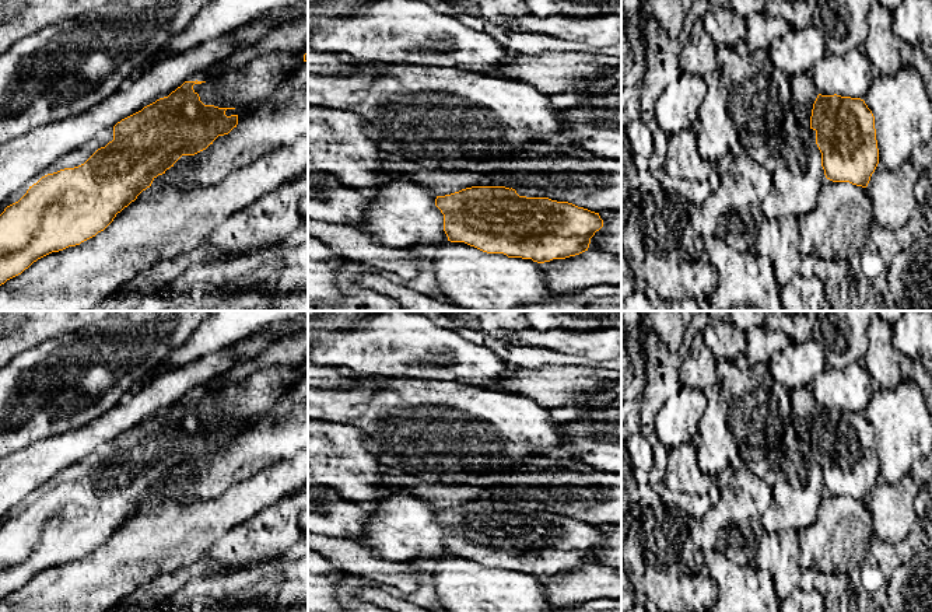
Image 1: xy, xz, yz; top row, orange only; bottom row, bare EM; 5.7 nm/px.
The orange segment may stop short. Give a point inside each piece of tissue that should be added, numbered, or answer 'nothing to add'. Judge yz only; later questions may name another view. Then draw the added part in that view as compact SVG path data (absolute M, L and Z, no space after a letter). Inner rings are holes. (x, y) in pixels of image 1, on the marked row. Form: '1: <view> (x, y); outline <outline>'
nothing to add

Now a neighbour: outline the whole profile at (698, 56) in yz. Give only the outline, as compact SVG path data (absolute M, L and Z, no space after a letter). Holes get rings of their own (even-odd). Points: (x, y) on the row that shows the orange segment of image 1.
M697 20L691 28L687 43L680 49L679 66L683 73L707 77L716 67L718 45L705 32L702 20Z

